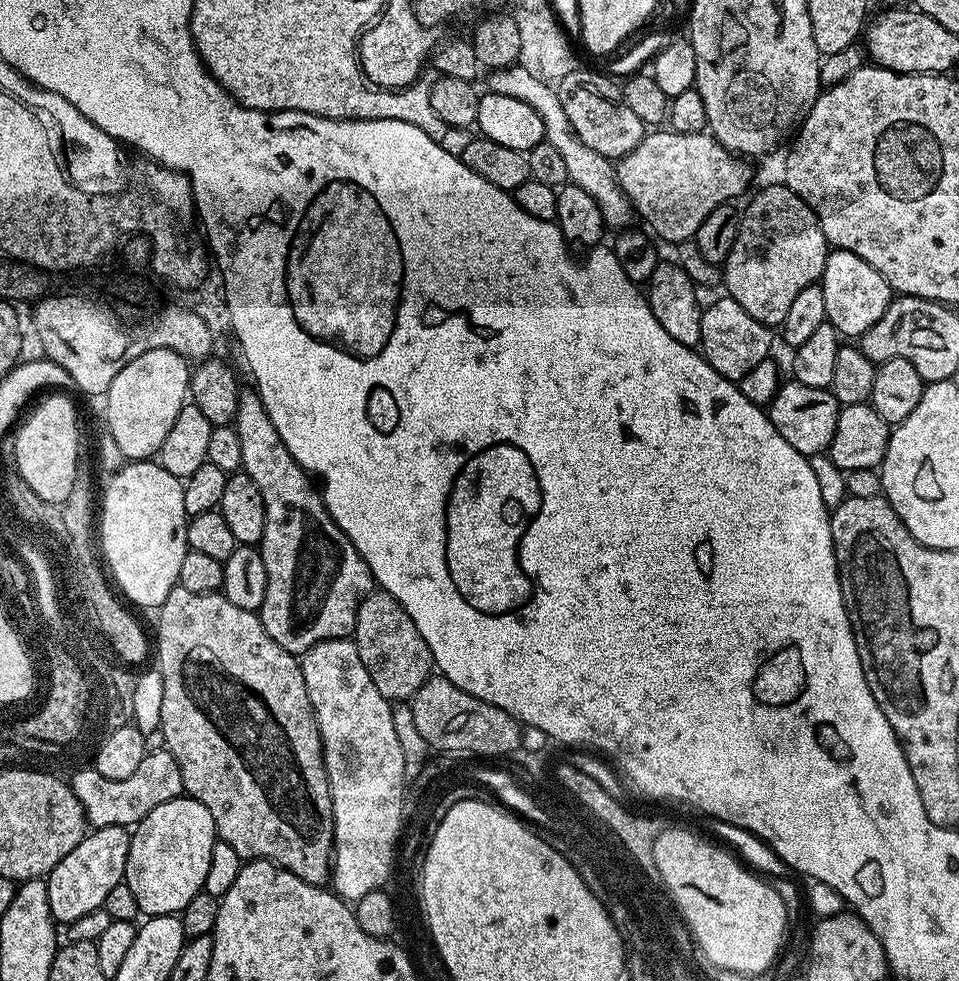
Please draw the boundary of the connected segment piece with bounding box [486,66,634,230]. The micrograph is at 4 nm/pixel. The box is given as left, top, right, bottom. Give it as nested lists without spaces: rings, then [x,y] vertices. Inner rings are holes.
[[[513,66],[510,68],[498,68],[491,73],[492,76],[486,85],[487,91],[506,94],[510,98],[518,98],[518,102],[526,102],[538,114],[540,127],[544,133],[544,139],[550,142],[550,146],[555,146],[558,155],[563,158],[566,165],[566,174],[571,183],[582,186],[594,202],[598,202],[598,210],[602,210],[602,218],[609,229],[624,230],[634,219],[632,201],[627,194],[620,189],[616,181],[616,169],[613,161],[606,159],[595,150],[590,150],[582,138],[578,138],[578,133],[574,131],[574,126],[570,126],[570,118],[558,98],[556,88],[551,84],[544,84],[530,74],[530,70],[523,66]]]

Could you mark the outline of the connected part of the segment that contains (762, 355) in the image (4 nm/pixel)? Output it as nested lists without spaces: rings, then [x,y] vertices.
[[[721,296],[721,300],[714,301],[700,313],[702,334],[698,348],[719,376],[739,382],[743,376],[750,374],[750,370],[754,370],[754,366],[758,366],[758,362],[769,359],[773,329],[758,322],[758,318],[750,318],[750,314],[746,314],[746,310],[742,310],[742,306],[738,306],[738,302],[731,296]]]

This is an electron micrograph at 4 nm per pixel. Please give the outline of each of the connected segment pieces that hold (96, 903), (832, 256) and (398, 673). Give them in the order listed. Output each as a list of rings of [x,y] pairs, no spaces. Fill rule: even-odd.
[[[106,826],[89,831],[66,858],[59,860],[46,877],[50,914],[57,925],[73,924],[82,914],[98,910],[106,902],[106,894],[124,879],[130,832],[124,826]]]
[[[841,248],[829,251],[822,277],[822,287],[826,294],[826,314],[828,320],[836,327],[837,333],[844,338],[863,336],[882,314],[886,314],[889,304],[894,299],[892,287],[858,254],[850,254]],[[848,336],[848,337],[847,337]],[[853,336],[853,337],[852,337]]]
[[[373,590],[360,603],[354,639],[362,666],[366,666],[370,678],[374,678],[378,694],[390,702],[411,701],[415,692],[433,675],[432,651],[430,646],[426,646],[426,638],[418,634],[414,618],[406,614],[403,606],[389,592]]]

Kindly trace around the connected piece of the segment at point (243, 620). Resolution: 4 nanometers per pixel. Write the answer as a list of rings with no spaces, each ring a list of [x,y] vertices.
[[[175,587],[170,590],[170,594],[166,598],[166,602],[161,604],[158,609],[160,617],[156,620],[156,638],[154,634],[154,656],[160,659],[158,669],[162,676],[163,697],[161,722],[159,726],[159,735],[164,738],[164,747],[166,751],[174,758],[174,762],[178,762],[178,770],[182,770],[182,782],[184,783],[184,791],[192,799],[202,802],[202,806],[206,806],[206,810],[210,810],[210,818],[214,818],[216,823],[216,834],[219,839],[226,841],[233,850],[239,854],[241,861],[249,860],[271,860],[280,868],[285,868],[287,872],[293,872],[298,878],[302,878],[307,884],[315,884],[324,886],[329,883],[330,869],[334,863],[334,841],[332,839],[332,799],[330,798],[330,786],[328,785],[328,775],[326,774],[326,766],[324,765],[324,747],[320,741],[320,731],[316,725],[316,715],[312,713],[312,703],[306,694],[306,682],[302,678],[302,670],[300,669],[300,660],[293,653],[282,650],[282,646],[278,646],[278,642],[274,642],[274,638],[270,638],[270,634],[266,634],[266,630],[262,626],[259,615],[250,610],[242,610],[242,606],[234,606],[234,602],[230,602],[220,592],[207,592],[206,594],[196,594],[182,587]]]

